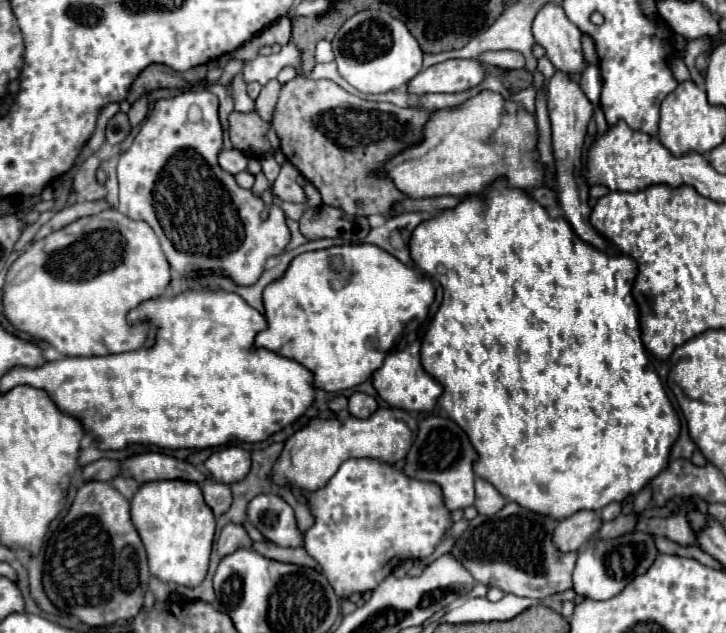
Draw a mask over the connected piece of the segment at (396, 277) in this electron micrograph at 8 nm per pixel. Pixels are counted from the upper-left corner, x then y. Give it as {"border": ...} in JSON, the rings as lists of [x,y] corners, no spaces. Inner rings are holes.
{"border":[[[348,244],[298,254],[284,276],[264,288],[262,302],[268,326],[254,338],[254,348],[266,348],[284,358],[298,360],[314,374],[312,384],[318,390],[340,392],[362,384],[382,366],[382,360],[392,350],[402,328],[410,320],[422,320],[428,314],[428,306],[434,302],[434,286],[428,276],[404,266],[374,244]],[[334,258],[342,258],[344,268],[340,268],[340,272],[334,268]]]}

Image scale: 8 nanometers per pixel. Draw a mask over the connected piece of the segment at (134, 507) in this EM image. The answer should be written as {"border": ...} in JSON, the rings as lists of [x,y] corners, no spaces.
{"border":[[[184,480],[146,482],[140,486],[140,490],[130,500],[130,516],[132,516],[132,522],[144,542],[152,576],[156,576],[162,582],[180,584],[186,588],[196,588],[198,584],[202,584],[202,580],[206,578],[206,572],[208,572],[208,560],[210,560],[210,552],[212,552],[214,514],[206,506],[198,484],[184,482]]]}

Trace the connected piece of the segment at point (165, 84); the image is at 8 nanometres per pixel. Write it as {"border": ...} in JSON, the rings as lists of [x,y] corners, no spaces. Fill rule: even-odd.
{"border":[[[150,64],[134,78],[128,90],[128,102],[136,102],[142,94],[156,88],[186,88],[198,84],[206,78],[206,70],[206,66],[196,66],[186,72],[176,72],[164,64]]]}

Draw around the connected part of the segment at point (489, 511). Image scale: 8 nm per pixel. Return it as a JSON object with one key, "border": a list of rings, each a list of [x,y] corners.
{"border":[[[476,478],[476,508],[480,514],[492,516],[506,504],[506,498],[486,480]]]}

